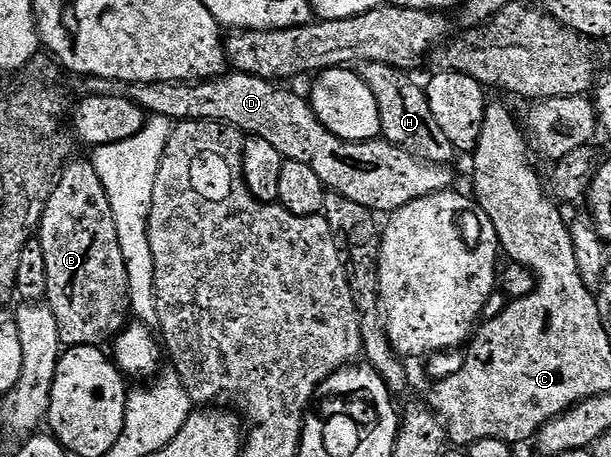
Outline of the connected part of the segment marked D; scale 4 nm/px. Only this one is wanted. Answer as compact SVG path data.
M232 71L231 73L225 73L219 75L216 79L201 79L198 83L120 83L116 79L94 79L91 77L83 80L84 91L90 95L126 95L130 101L134 101L137 105L149 115L161 115L167 119L173 121L183 121L185 119L201 119L202 121L214 121L215 123L228 123L232 127L236 127L239 131L243 131L245 136L257 135L262 137L263 140L271 145L274 145L275 149L278 149L278 153L281 154L283 160L289 159L290 161L302 161L302 165L310 165L310 169L314 169L314 173L318 173L318 177L322 177L325 188L329 192L341 195L342 197L350 197L350 201L358 201L358 205L362 205L366 209L370 209L373 213L391 213L402 209L402 205L410 205L410 201L415 199L421 199L427 195L433 195L439 191L449 190L453 186L452 183L452 170L453 168L447 163L427 163L422 161L418 157L414 157L410 153L406 153L398 145L388 142L383 137L377 137L375 139L367 139L366 141L346 141L342 137L338 137L334 133L330 133L330 129L326 129L326 125L322 125L322 121L314 113L311 102L307 98L304 99L300 95L295 95L292 91L287 91L287 86L281 85L279 82L263 79L262 77L254 77L253 75L247 75L241 71Z

